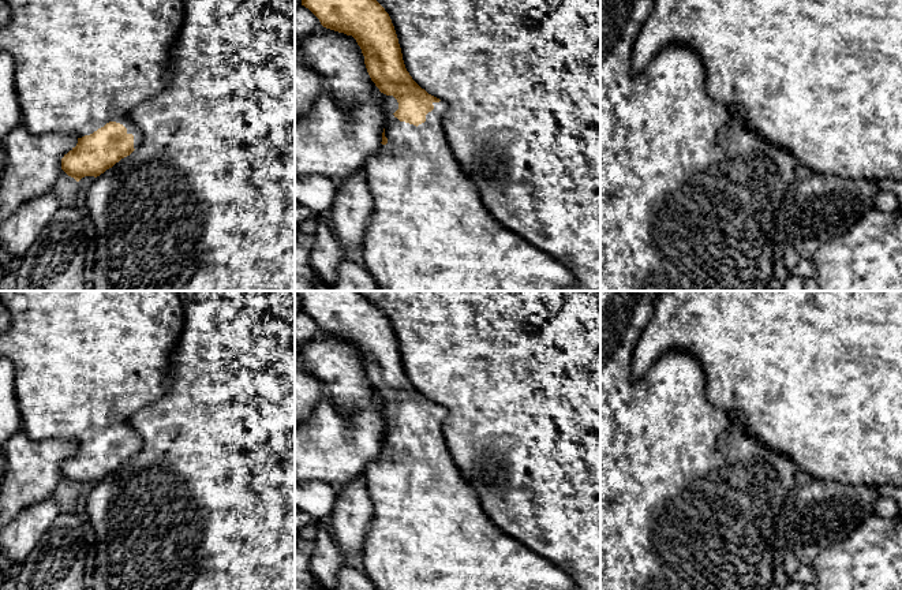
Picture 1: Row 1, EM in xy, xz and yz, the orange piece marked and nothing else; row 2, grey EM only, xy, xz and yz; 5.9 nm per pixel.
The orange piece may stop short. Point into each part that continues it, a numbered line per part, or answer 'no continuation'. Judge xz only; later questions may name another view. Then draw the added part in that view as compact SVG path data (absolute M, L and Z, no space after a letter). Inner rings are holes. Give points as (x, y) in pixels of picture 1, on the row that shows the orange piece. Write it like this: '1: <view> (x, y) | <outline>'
1: xz (429, 230) | M322 25L312 34L300 37L299 55L325 81L325 87L343 109L347 111L353 104L374 104L383 111L388 143L381 143L362 169L373 198L362 249L364 268L374 277L378 291L565 291L574 285L569 269L506 229L483 205L476 186L460 168L448 145L443 127L443 117L449 111L446 101L433 102L434 109L418 127L400 122L393 115L398 109L397 100L381 93L371 81L356 40Z

